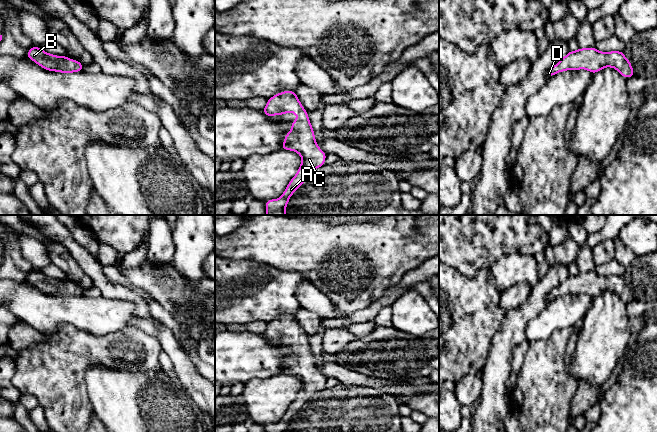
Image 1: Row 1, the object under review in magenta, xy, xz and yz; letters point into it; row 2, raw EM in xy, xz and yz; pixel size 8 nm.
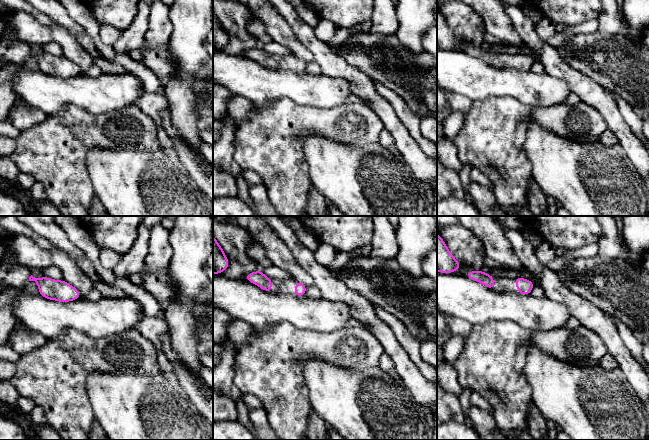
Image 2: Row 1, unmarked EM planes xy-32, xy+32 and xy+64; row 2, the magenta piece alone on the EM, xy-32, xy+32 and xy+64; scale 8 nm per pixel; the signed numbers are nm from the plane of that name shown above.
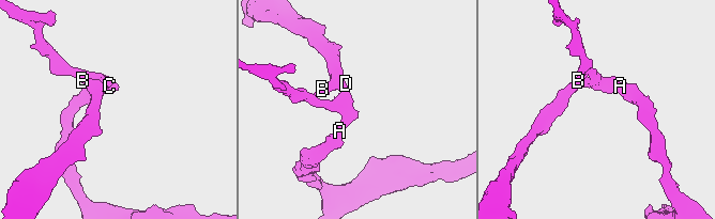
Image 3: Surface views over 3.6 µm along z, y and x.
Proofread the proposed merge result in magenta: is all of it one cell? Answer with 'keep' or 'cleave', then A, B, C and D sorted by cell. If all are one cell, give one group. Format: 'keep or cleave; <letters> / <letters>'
keep; A B C D

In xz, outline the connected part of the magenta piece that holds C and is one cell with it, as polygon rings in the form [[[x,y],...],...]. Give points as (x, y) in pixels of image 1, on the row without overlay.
[[[287,314],[272,320],[262,335],[268,341],[285,337],[297,338],[296,344],[291,346],[292,353],[285,359],[281,373],[298,377],[302,383],[301,389],[281,421],[265,425],[266,432],[286,432],[289,422],[312,396],[325,389],[327,378],[316,367],[308,336],[302,330],[295,315]]]

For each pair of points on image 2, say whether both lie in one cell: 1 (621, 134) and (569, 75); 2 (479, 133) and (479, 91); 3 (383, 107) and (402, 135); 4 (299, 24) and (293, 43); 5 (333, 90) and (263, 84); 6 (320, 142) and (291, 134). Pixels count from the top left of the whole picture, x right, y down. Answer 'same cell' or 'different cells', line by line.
1: same cell
2: different cells
3: same cell
4: different cells
5: same cell
6: different cells

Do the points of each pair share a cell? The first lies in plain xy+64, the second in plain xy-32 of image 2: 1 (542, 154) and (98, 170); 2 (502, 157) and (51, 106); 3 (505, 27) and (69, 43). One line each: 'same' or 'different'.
1: same
2: different
3: same

